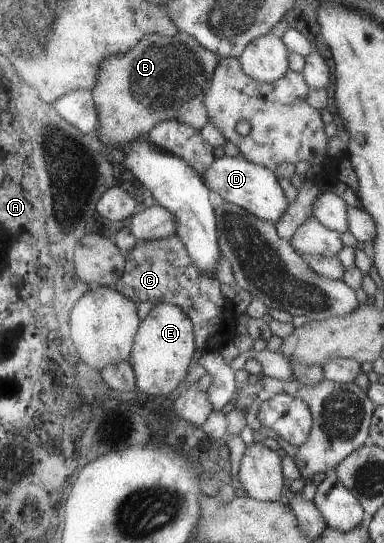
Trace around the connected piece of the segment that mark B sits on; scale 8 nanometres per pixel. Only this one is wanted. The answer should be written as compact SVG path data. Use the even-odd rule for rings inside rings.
M183 31L171 37L161 33L145 35L125 55L111 55L102 63L97 87L92 90L101 123L97 127L99 139L118 149L125 143L135 143L167 120L203 129L210 121L206 99L220 62L221 56Z

